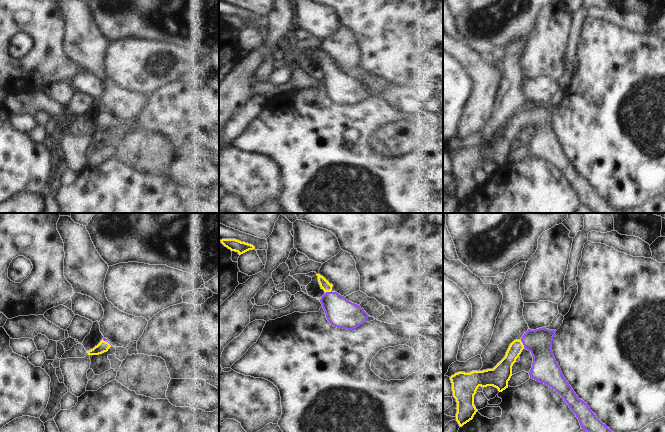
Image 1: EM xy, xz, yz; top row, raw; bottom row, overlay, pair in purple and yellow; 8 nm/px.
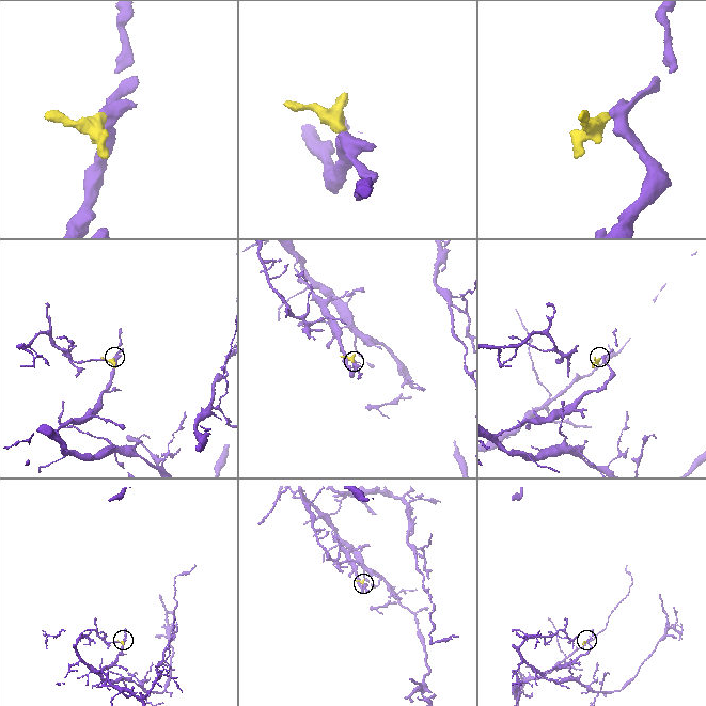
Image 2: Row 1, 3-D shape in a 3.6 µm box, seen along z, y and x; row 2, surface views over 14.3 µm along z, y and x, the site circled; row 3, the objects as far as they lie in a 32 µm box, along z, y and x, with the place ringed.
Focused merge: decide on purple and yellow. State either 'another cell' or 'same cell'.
same cell

